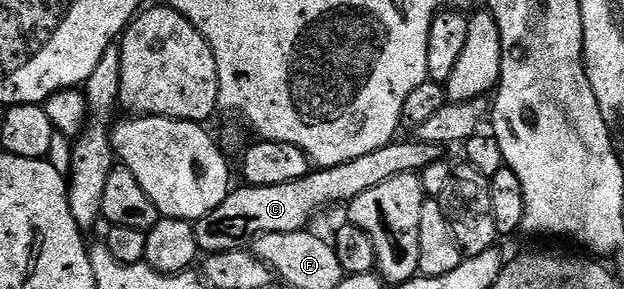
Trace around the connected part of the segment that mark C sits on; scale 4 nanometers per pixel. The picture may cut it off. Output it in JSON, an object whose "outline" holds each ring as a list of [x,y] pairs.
{"outline":[[[409,137],[397,138],[391,143],[374,149],[374,153],[366,153],[362,157],[354,157],[354,161],[346,161],[342,165],[322,167],[309,170],[306,177],[298,177],[298,181],[286,181],[282,185],[262,185],[229,190],[226,201],[218,205],[218,209],[210,209],[206,217],[195,220],[194,226],[201,252],[222,252],[238,249],[251,244],[259,235],[266,233],[290,233],[303,231],[308,222],[323,207],[331,203],[347,205],[358,193],[366,193],[366,189],[375,189],[382,181],[390,181],[390,177],[413,175],[432,165],[434,161],[445,158],[445,148],[439,143],[423,143],[421,139]]]}

